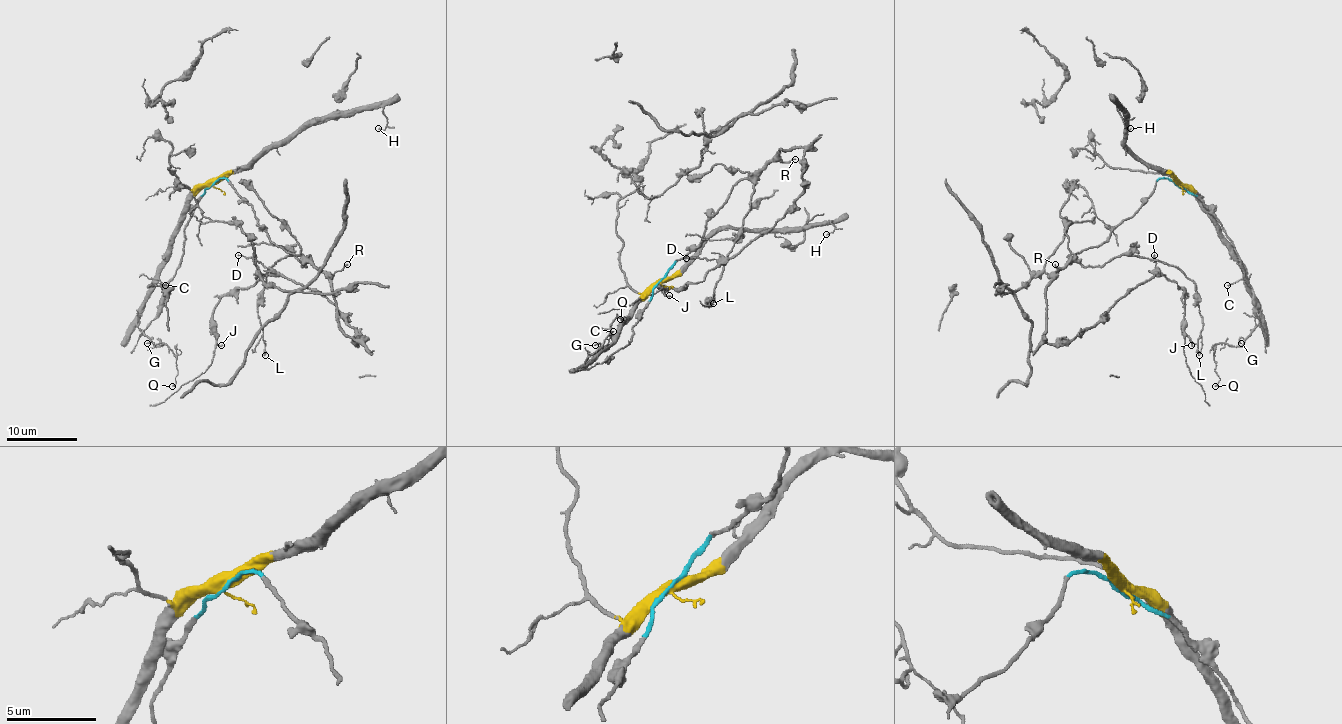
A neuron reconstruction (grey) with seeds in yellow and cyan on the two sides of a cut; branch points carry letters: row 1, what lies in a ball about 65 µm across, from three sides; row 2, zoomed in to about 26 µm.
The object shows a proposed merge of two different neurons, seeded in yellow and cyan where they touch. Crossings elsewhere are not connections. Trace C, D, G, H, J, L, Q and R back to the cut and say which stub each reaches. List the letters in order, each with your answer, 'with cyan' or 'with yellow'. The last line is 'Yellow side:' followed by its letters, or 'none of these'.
C: with yellow
D: with cyan
G: with yellow
H: with yellow
J: with cyan
L: with cyan
Q: with yellow
R: with cyan
Yellow side: C, G, H, Q

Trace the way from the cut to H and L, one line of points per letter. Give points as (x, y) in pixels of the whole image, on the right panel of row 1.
H: (1176, 184), (1169, 174), (1150, 168), (1124, 142), (1126, 117), (1118, 107), (1124, 126), (1131, 128)
L: (1176, 184), (1159, 179), (1101, 244), (1075, 256), (1085, 267), (1122, 255), (1175, 265), (1194, 284), (1199, 355)

